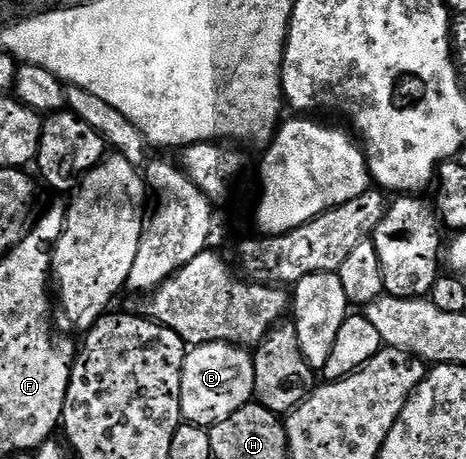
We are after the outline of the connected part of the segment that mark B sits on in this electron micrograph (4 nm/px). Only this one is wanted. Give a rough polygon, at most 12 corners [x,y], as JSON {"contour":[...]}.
{"contour":[[190,347],[181,419],[210,429],[254,399],[248,347]]}

